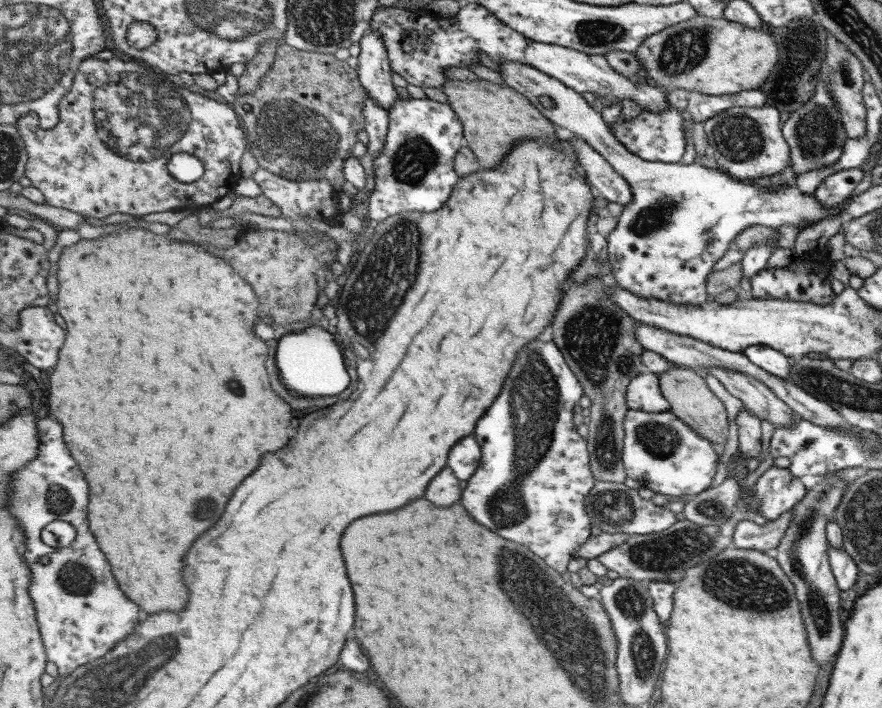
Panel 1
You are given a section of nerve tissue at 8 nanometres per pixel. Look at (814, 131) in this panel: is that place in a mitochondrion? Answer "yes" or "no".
yes

